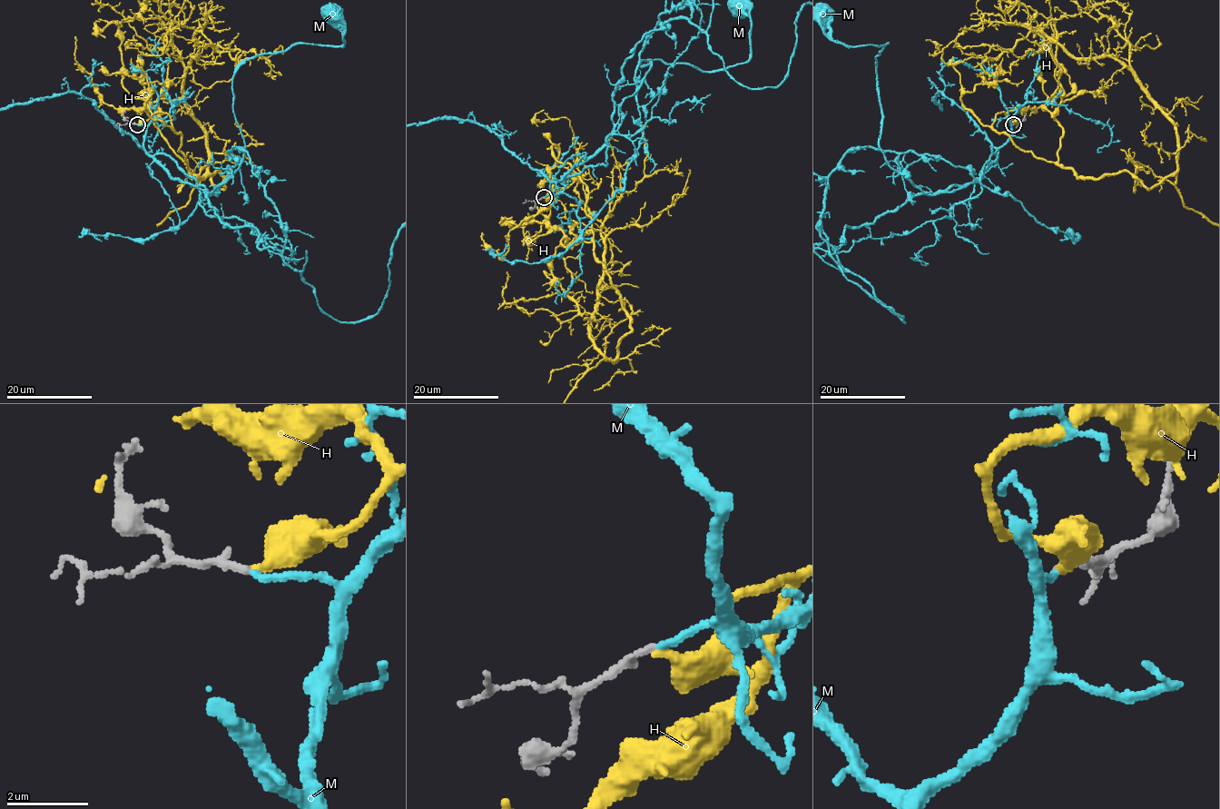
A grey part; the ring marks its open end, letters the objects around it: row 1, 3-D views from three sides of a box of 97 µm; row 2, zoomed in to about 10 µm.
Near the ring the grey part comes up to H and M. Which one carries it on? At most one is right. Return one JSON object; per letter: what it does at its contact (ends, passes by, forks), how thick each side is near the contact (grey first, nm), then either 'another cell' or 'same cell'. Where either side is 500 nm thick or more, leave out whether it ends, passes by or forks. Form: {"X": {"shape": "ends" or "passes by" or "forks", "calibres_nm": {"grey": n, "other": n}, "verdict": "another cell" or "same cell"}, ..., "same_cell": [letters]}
{"H": {"shape": "ends", "calibres_nm": {"grey": 200, "other": 360}, "verdict": "another cell"}, "M": {"shape": "ends", "calibres_nm": {"grey": 200, "other": 160}, "verdict": "same cell"}, "same_cell": ["M"]}

